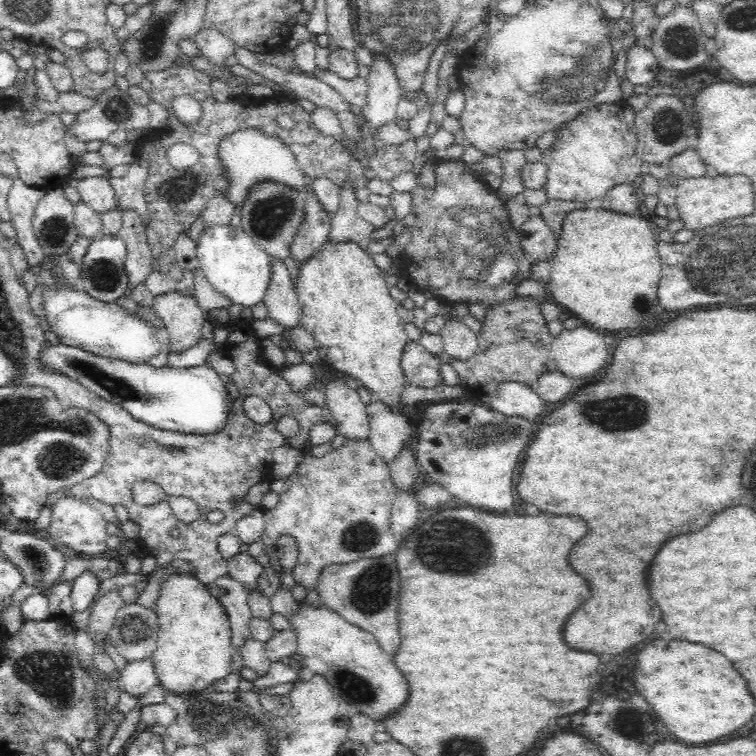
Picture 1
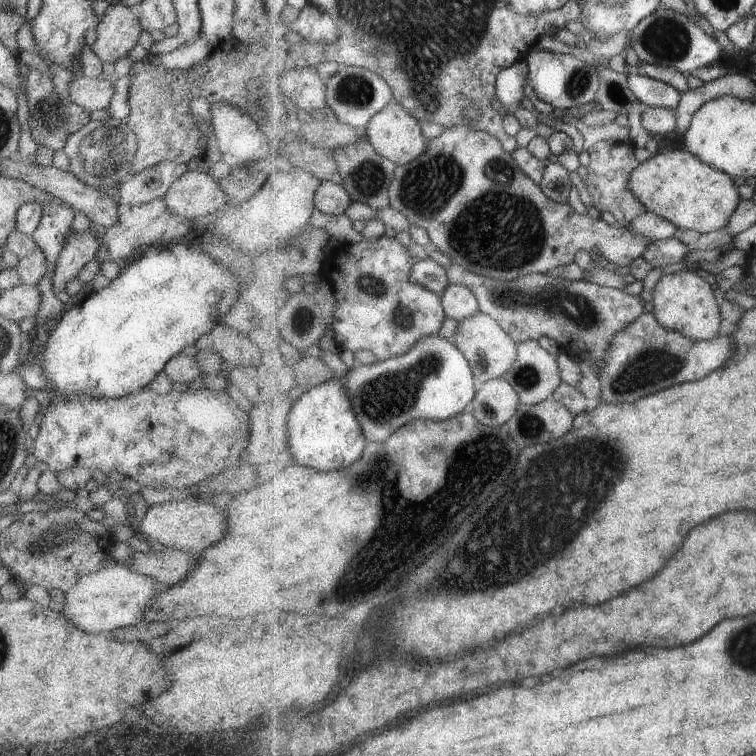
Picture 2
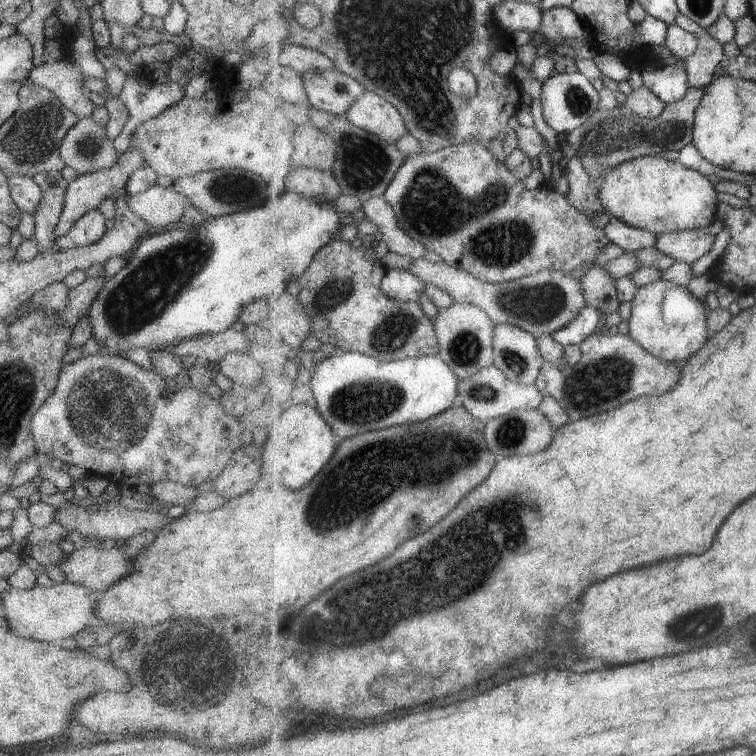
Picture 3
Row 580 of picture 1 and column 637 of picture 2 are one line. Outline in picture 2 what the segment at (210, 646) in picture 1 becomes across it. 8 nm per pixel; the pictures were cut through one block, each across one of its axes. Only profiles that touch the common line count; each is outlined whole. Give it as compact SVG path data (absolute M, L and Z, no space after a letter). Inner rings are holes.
M677 146L671 150L669 148L659 150L650 159L640 163L631 176L629 187L649 211L674 222L680 229L702 233L712 233L725 228L742 201L732 174L707 164L687 149L680 150Z

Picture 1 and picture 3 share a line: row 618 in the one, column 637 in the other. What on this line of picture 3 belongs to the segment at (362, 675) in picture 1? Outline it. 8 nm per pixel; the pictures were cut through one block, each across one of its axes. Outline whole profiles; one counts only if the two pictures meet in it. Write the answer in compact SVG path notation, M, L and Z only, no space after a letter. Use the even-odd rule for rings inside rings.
M659 279L638 289L631 300L632 315L627 334L661 360L681 364L688 361L709 340L709 308L699 302L687 287Z

